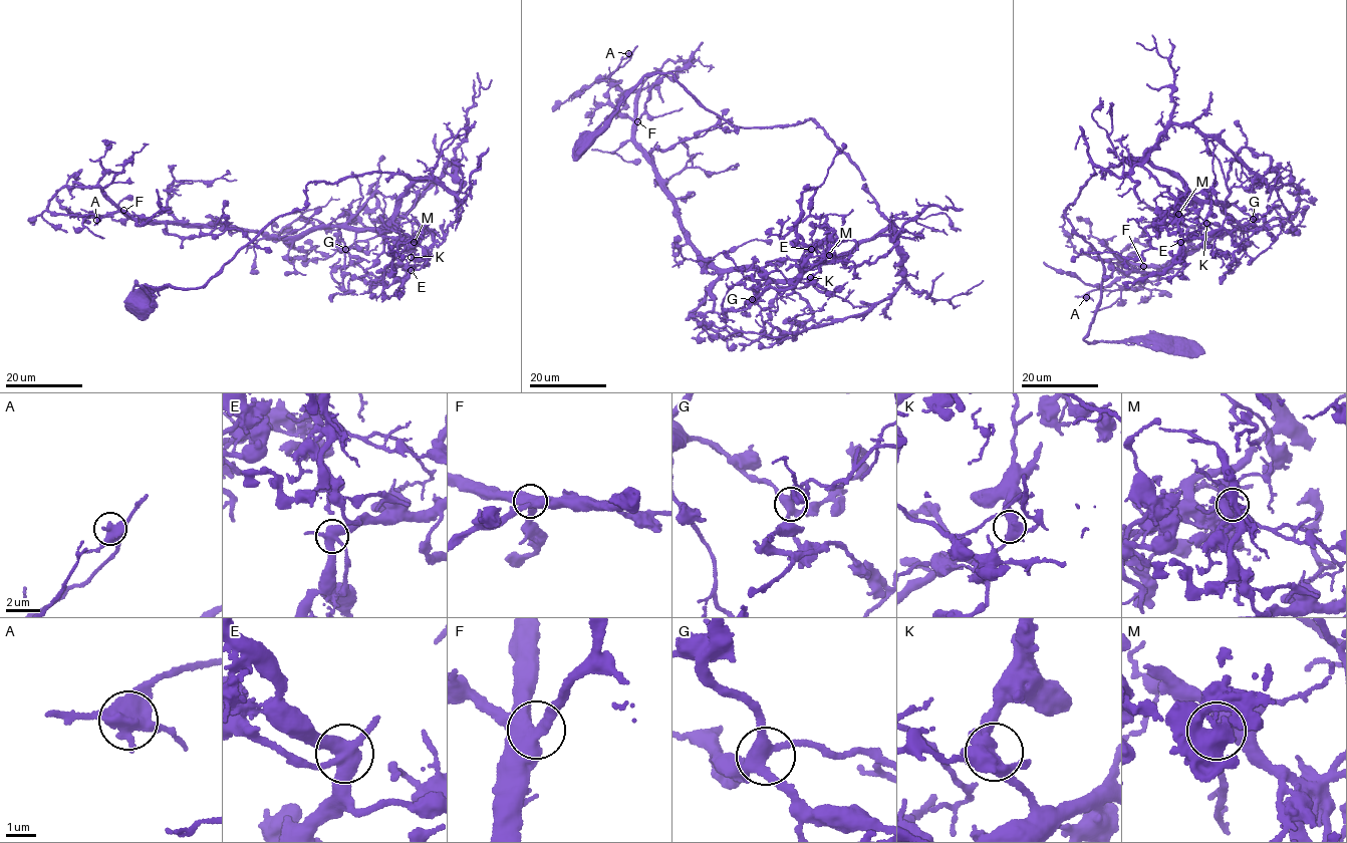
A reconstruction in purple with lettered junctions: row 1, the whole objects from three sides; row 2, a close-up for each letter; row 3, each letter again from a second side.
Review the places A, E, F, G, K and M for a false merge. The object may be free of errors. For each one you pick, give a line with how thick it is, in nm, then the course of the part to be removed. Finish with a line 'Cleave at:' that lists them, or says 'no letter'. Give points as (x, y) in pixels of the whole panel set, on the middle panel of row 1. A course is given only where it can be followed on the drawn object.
E: 440 nm | (811, 249), (792, 286), (765, 289), (747, 309), (733, 310)
Cleave at: E

